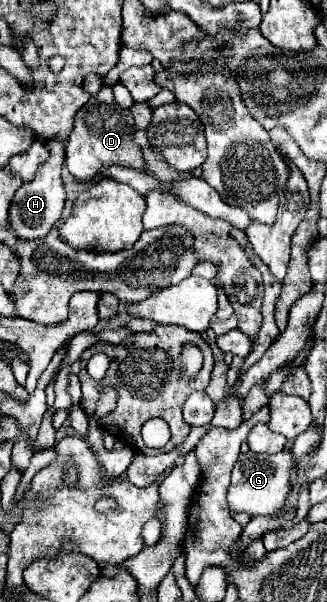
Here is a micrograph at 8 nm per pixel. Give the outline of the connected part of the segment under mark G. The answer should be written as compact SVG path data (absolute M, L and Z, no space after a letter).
M290 452L278 454L240 454L236 466L232 468L232 484L228 488L228 506L230 512L246 512L250 516L268 516L276 514L282 508L286 494L290 492L288 470L294 464Z

